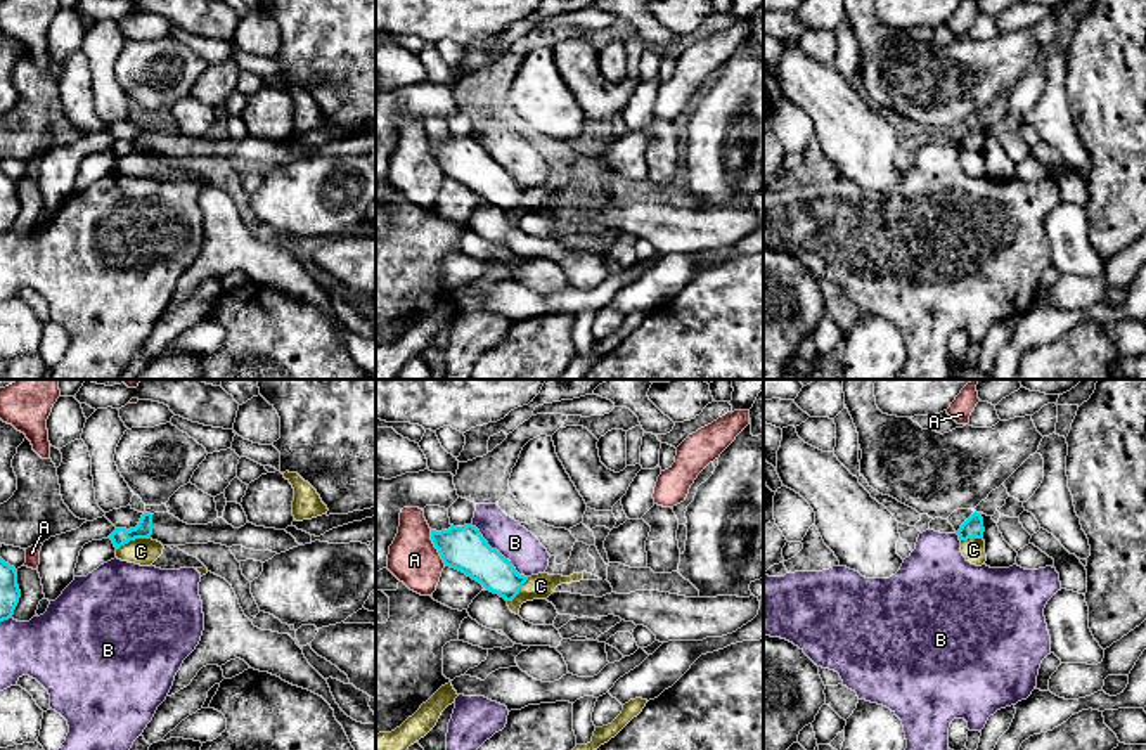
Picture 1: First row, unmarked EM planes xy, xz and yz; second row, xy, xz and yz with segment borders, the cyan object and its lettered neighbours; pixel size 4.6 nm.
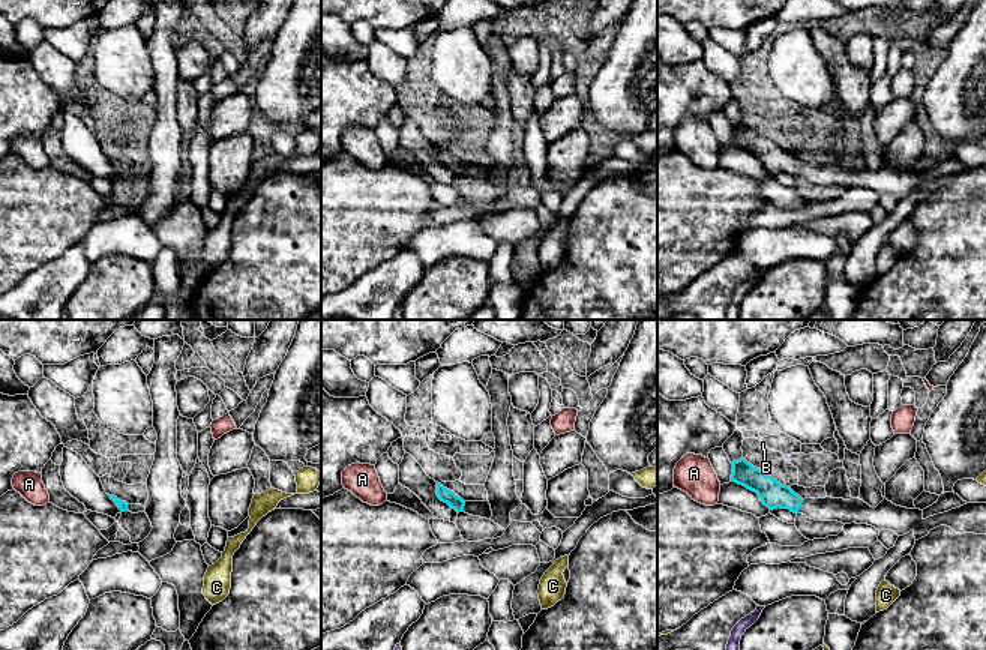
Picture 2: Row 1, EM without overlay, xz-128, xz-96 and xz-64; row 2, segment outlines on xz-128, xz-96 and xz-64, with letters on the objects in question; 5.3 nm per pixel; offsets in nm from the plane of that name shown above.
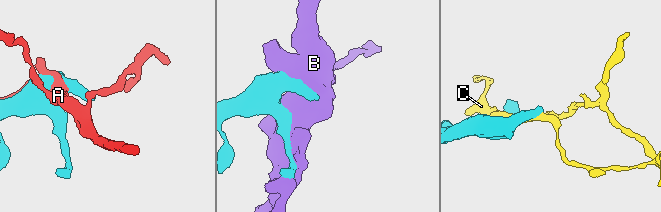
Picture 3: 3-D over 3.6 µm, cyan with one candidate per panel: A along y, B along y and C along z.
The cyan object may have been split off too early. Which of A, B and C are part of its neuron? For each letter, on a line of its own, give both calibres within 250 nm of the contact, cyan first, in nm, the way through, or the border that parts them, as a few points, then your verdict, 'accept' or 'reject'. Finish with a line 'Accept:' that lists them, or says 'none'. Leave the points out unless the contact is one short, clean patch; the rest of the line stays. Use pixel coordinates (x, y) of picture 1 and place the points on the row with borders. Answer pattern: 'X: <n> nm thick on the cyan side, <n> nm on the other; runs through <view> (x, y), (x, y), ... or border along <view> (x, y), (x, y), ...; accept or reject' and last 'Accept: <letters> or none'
A: 200 nm thick on the cyan side, 240 nm on the other; reject
B: 200 nm thick on the cyan side, 170 nm on the other; reject
C: 80 nm thick on the cyan side, 130 nm on the other; reject
Accept: none

